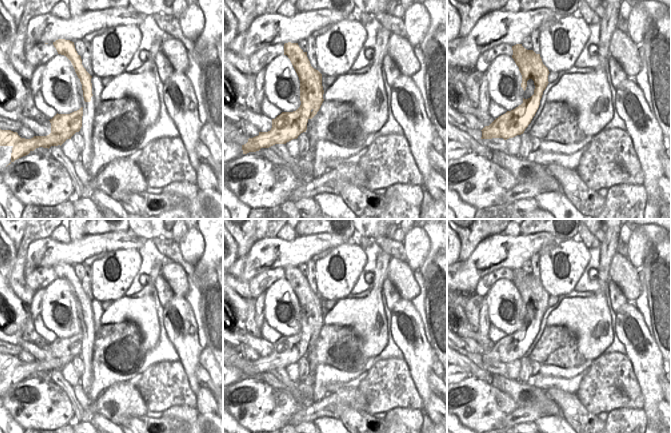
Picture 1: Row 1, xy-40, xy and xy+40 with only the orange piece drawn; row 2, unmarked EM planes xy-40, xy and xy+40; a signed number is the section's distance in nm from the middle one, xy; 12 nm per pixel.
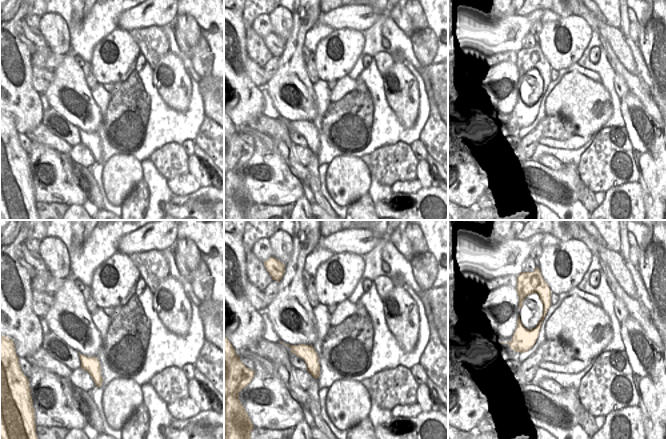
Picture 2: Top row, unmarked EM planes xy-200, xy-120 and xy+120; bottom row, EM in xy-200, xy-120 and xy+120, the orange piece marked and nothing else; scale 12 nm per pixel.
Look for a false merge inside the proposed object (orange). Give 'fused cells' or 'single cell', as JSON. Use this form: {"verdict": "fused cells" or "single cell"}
{"verdict": "fused cells"}

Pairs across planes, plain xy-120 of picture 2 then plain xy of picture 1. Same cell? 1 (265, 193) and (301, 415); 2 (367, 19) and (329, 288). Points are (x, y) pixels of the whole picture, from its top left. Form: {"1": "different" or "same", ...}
{"1": "different", "2": "different"}

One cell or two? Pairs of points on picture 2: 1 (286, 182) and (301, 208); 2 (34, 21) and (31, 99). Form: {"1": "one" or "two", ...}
{"1": "two", "2": "two"}

